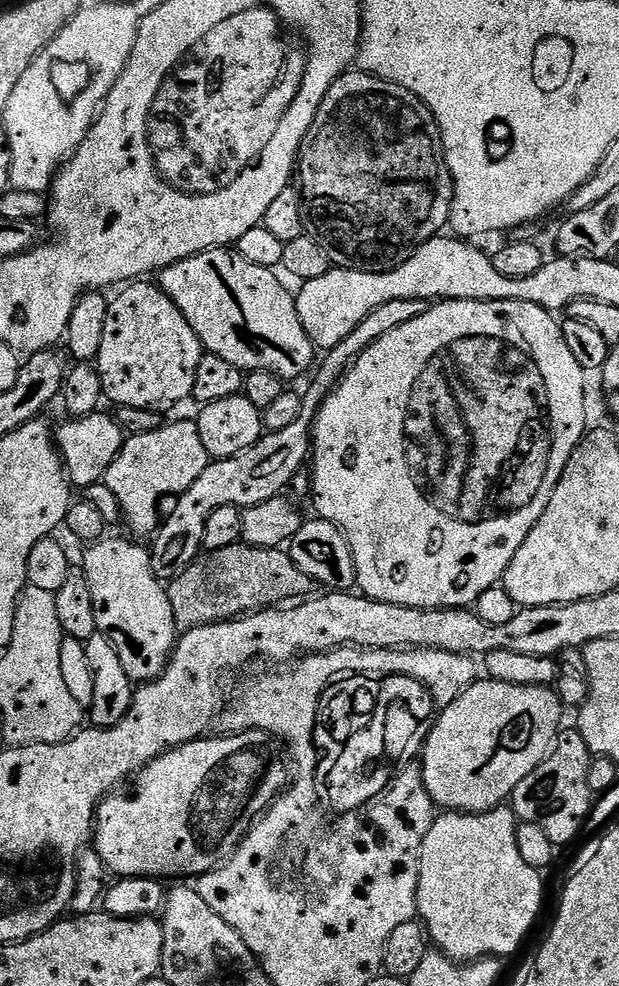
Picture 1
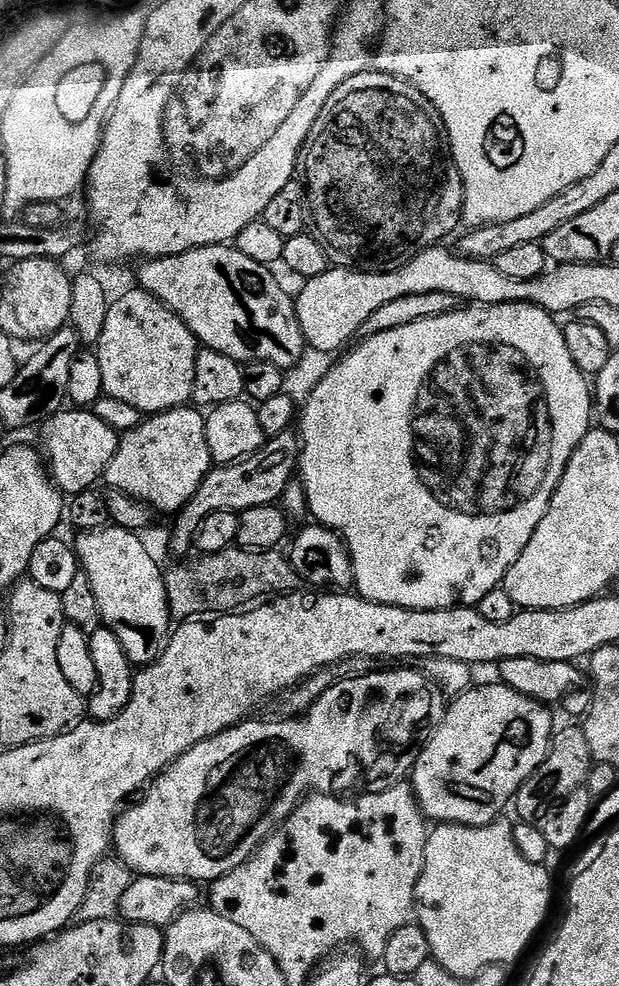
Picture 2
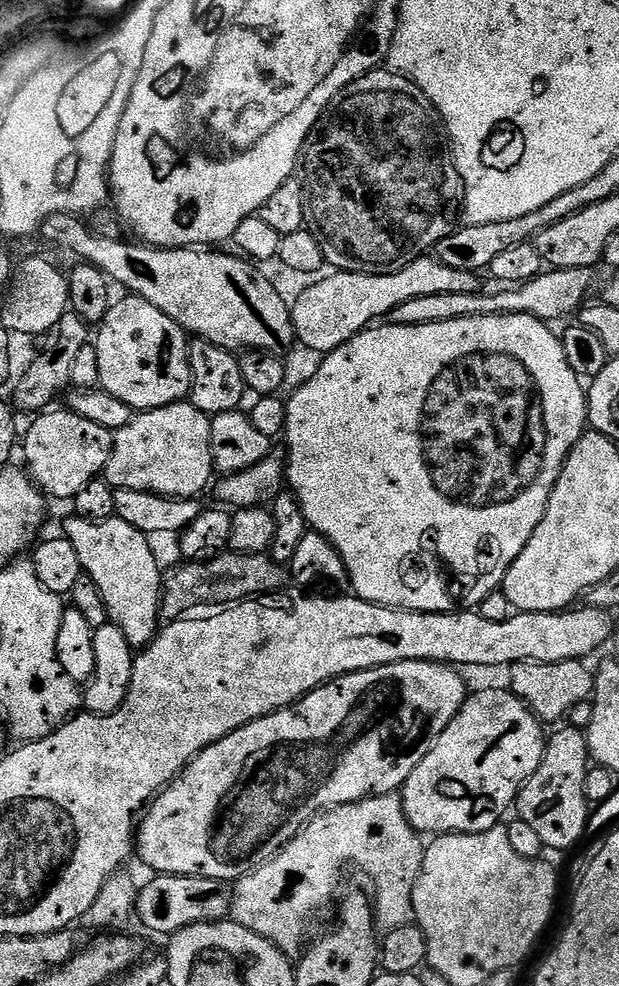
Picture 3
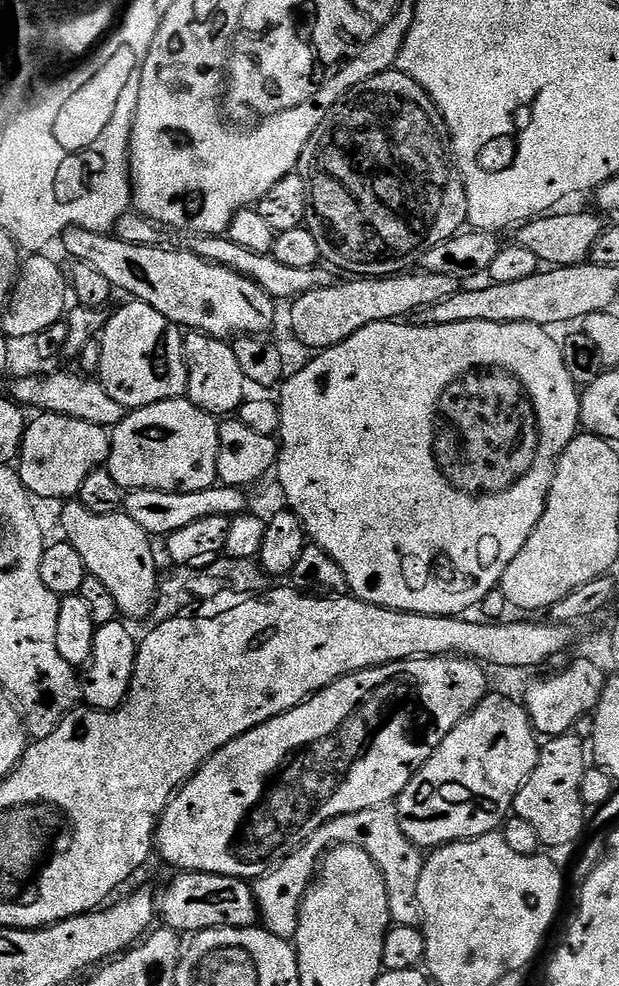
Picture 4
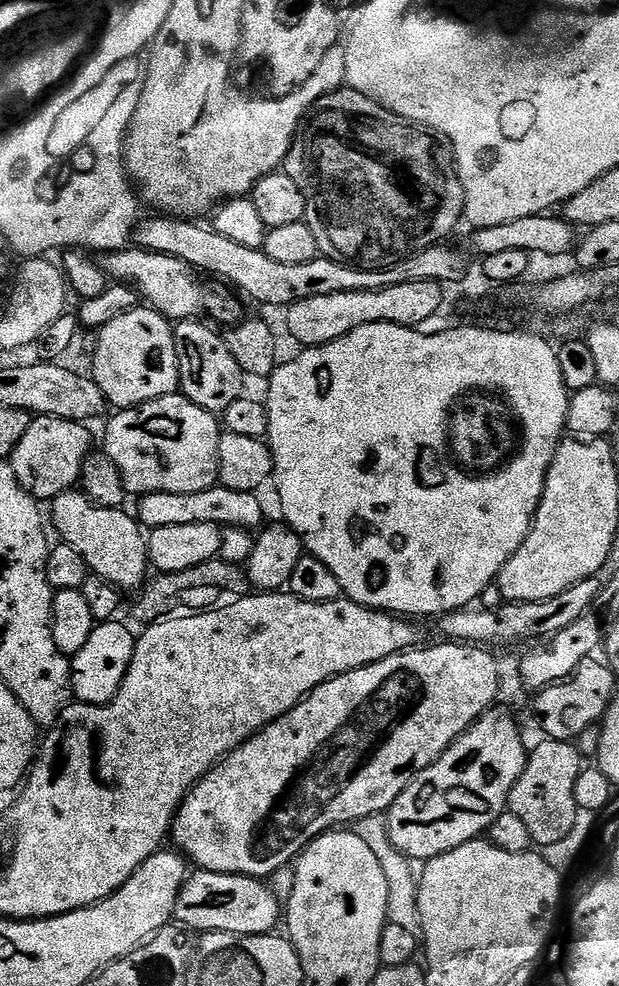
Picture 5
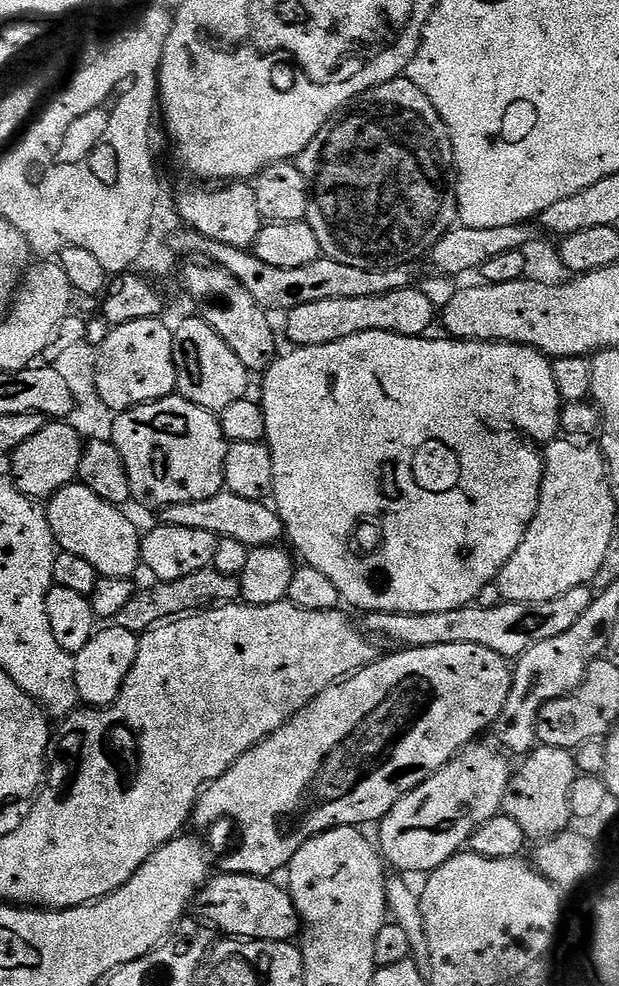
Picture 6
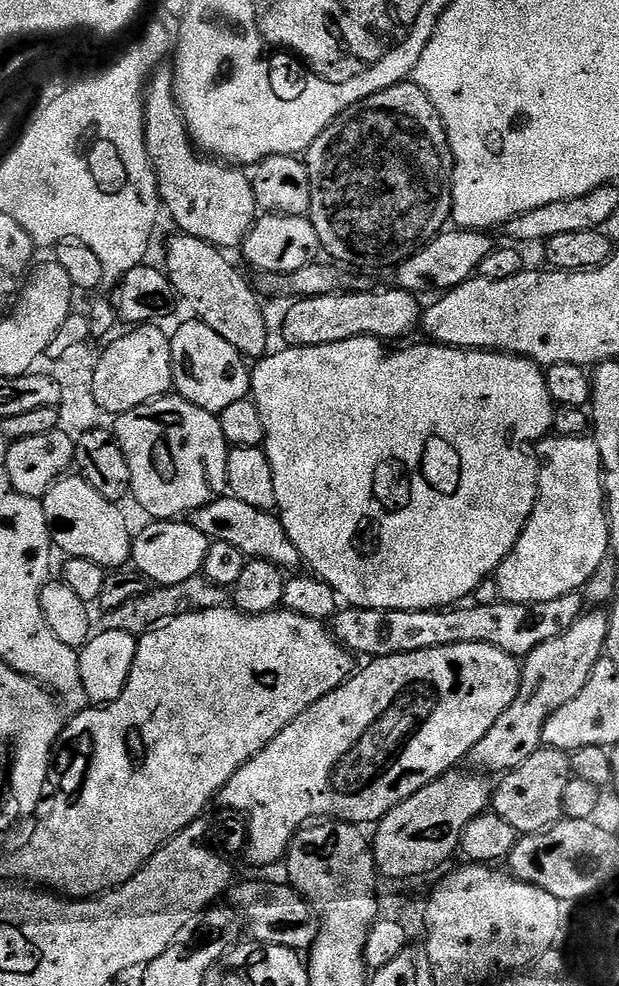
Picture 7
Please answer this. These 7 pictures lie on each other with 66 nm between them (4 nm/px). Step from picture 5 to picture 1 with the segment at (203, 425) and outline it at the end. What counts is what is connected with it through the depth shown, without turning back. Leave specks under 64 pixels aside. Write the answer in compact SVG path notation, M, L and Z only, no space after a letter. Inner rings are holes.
M195 419L176 420L173 424L164 422L161 423L158 430L129 435L125 439L118 458L114 458L114 462L102 482L106 486L110 486L110 490L114 490L114 498L118 498L123 523L125 525L128 523L129 530L133 532L129 533L136 538L144 538L140 536L148 535L151 537L162 523L162 512L159 512L160 503L167 496L179 498L186 490L190 490L190 486L194 486L194 482L198 482L202 470L206 470L209 462L210 457L206 454L206 446L202 446L202 434L198 434Z

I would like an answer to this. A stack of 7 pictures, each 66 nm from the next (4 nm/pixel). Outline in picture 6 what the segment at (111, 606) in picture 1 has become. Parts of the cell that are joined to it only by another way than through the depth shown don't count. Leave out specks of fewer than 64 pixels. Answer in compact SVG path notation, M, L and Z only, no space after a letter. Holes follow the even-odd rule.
M79 482L68 484L47 501L46 511L50 530L54 534L59 551L78 554L86 558L100 576L132 578L140 563L141 529L132 525L130 517L115 504L107 504L94 490Z

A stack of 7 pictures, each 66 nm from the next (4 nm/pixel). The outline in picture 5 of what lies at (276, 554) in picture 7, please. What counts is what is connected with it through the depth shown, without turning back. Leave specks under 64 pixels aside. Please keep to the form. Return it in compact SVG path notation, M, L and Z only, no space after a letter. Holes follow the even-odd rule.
M223 486L198 490L198 494L155 492L149 496L139 497L137 504L140 505L137 506L135 515L138 517L139 523L148 530L162 526L190 526L194 522L219 524L221 529L246 528L256 530L265 523L264 508L260 505L260 498L255 492L230 490Z

